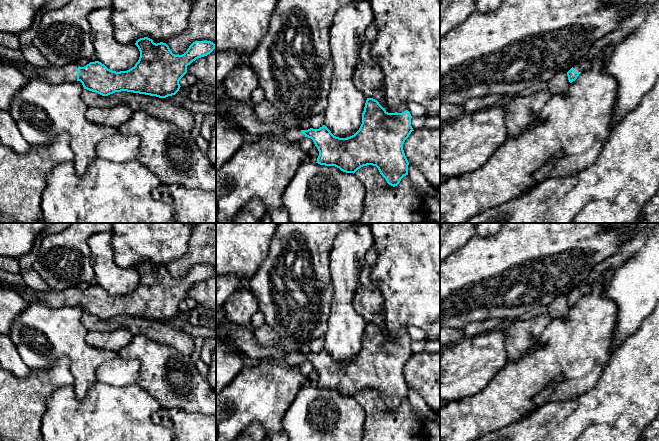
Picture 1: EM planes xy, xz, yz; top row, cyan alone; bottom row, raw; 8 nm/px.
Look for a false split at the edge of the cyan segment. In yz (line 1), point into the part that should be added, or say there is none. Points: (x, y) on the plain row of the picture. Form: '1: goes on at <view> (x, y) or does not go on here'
1: goes on at yz (576, 292)

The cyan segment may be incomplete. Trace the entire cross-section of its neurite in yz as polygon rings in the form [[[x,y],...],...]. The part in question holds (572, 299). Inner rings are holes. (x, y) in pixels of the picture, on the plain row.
[[[579,289],[573,290],[573,291],[567,296],[567,300],[568,300],[569,306],[572,307],[573,305],[575,305],[581,296],[582,296],[582,295],[581,295]]]

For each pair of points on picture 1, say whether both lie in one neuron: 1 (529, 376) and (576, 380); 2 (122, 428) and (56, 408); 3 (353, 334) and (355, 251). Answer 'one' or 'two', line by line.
1: one
2: one
3: one

